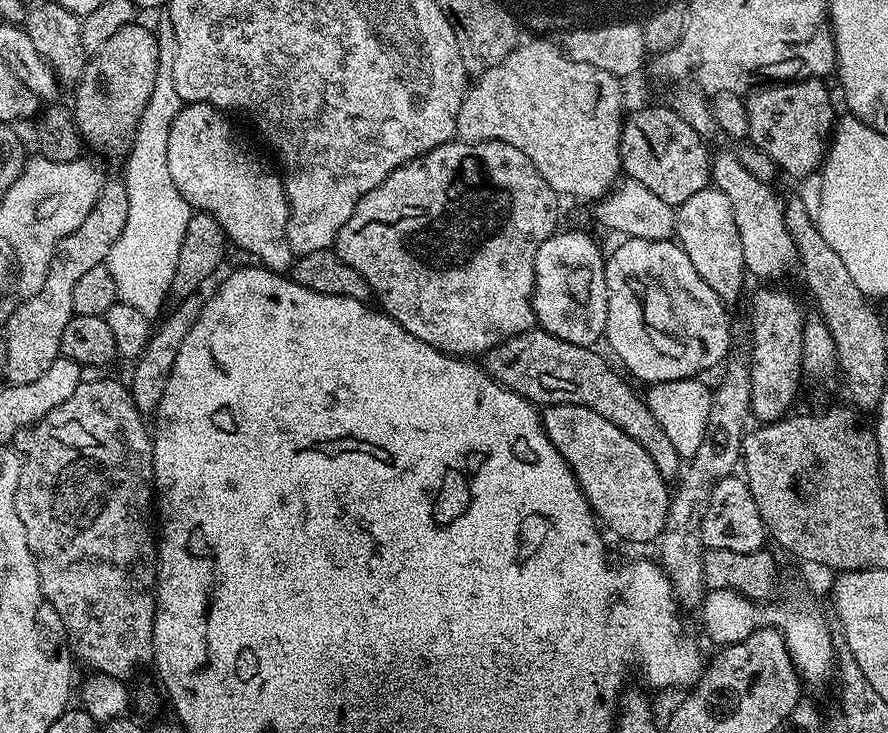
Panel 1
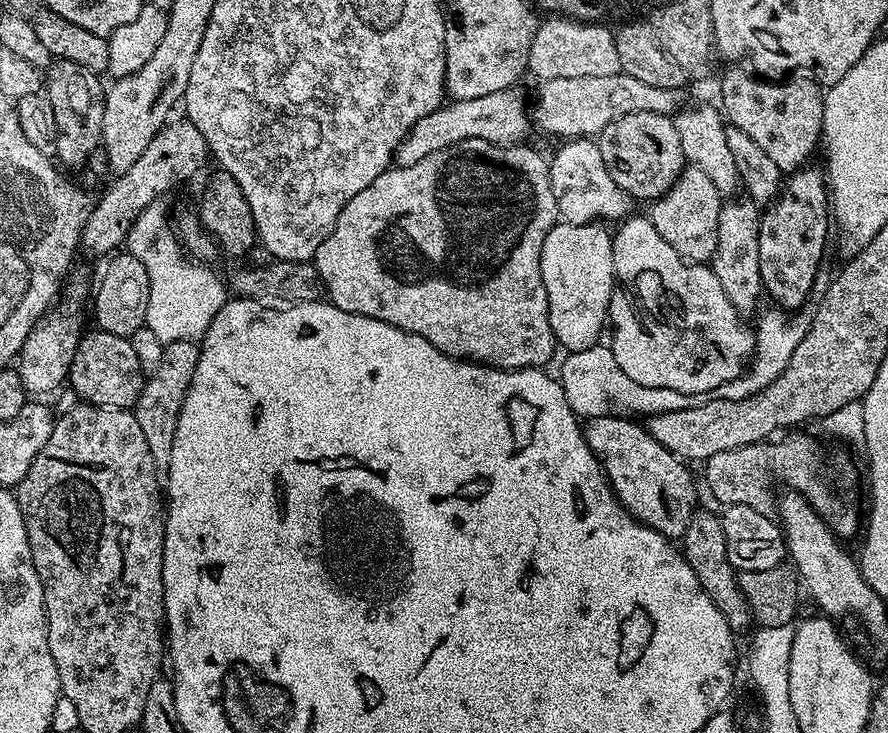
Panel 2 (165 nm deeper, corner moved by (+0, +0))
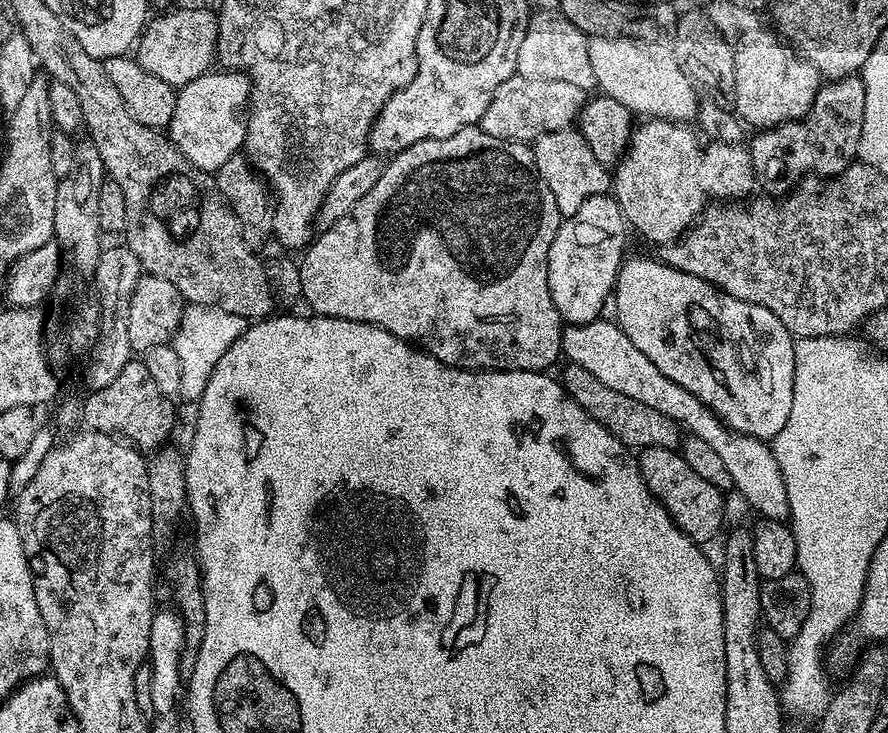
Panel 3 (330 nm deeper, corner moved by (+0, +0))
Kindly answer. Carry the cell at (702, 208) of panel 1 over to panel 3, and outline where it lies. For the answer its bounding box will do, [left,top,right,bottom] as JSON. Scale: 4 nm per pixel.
[610,120,706,246]

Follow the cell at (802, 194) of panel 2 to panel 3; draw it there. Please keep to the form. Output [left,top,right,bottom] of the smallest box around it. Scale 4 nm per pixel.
[747,75,866,194]

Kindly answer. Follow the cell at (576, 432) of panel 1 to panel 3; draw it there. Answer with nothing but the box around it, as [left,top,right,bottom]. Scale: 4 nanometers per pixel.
[638,448,724,545]

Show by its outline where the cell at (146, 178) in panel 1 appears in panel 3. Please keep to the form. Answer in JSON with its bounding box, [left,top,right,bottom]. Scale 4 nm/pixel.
[170,304,246,401]

